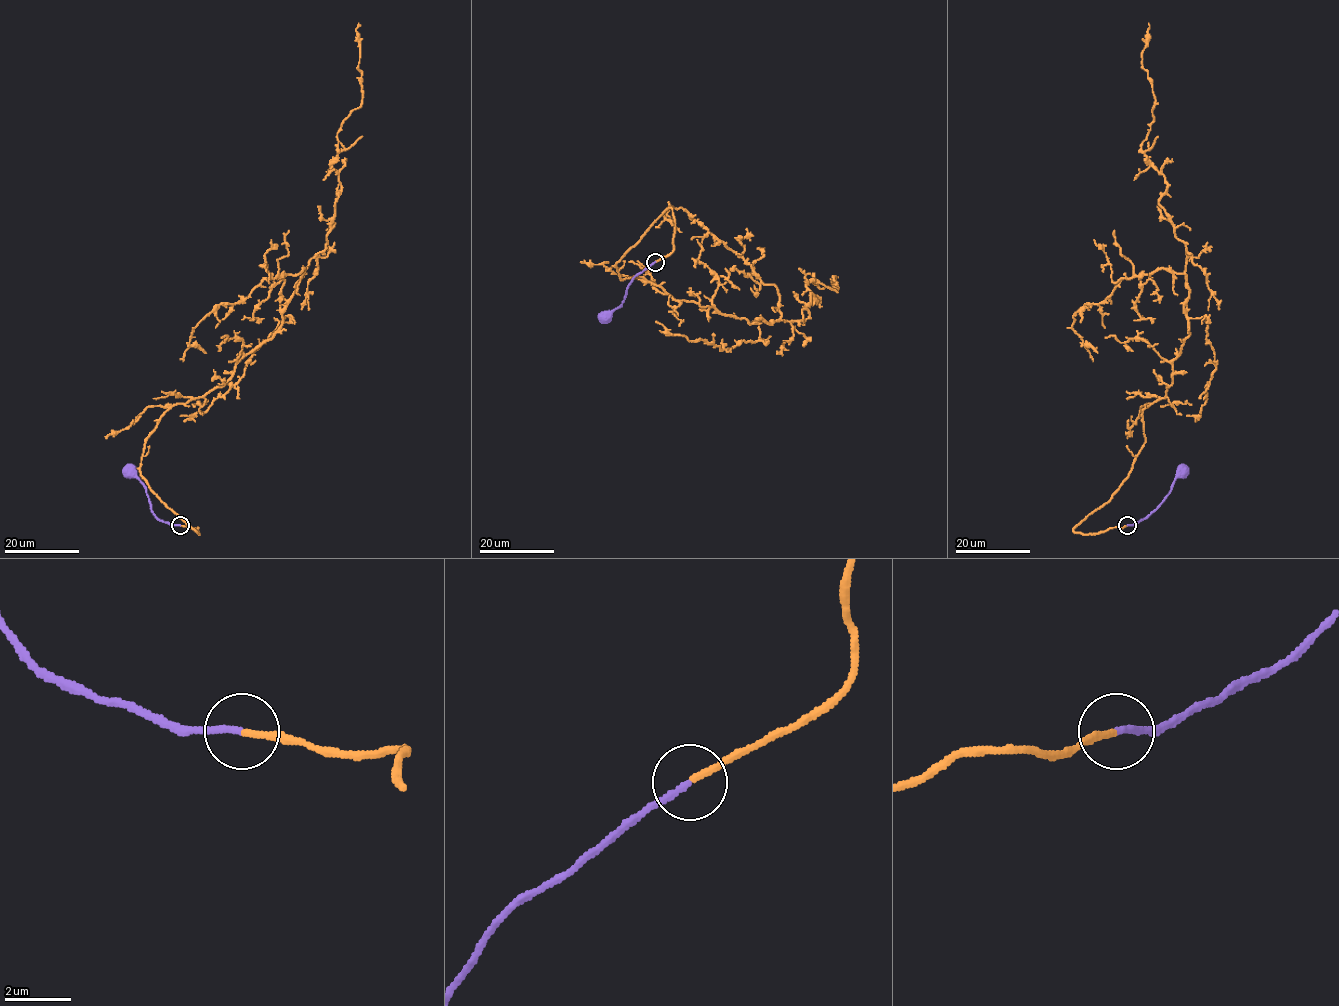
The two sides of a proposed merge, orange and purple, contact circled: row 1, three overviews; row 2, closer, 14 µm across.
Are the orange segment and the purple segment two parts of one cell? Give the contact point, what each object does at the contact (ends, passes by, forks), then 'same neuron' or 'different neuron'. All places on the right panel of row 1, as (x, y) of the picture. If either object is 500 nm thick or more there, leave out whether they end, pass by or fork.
(1127, 525) | orange ends | purple ends | different neuron

